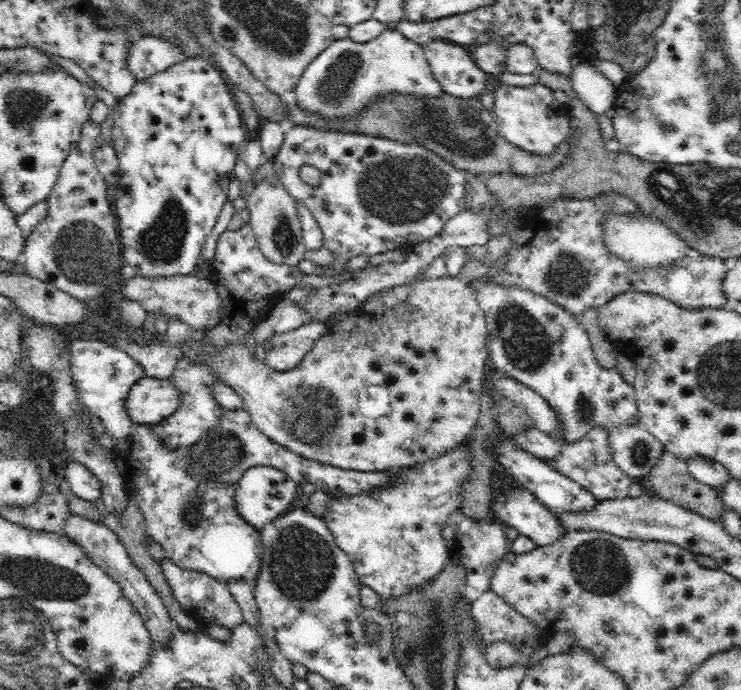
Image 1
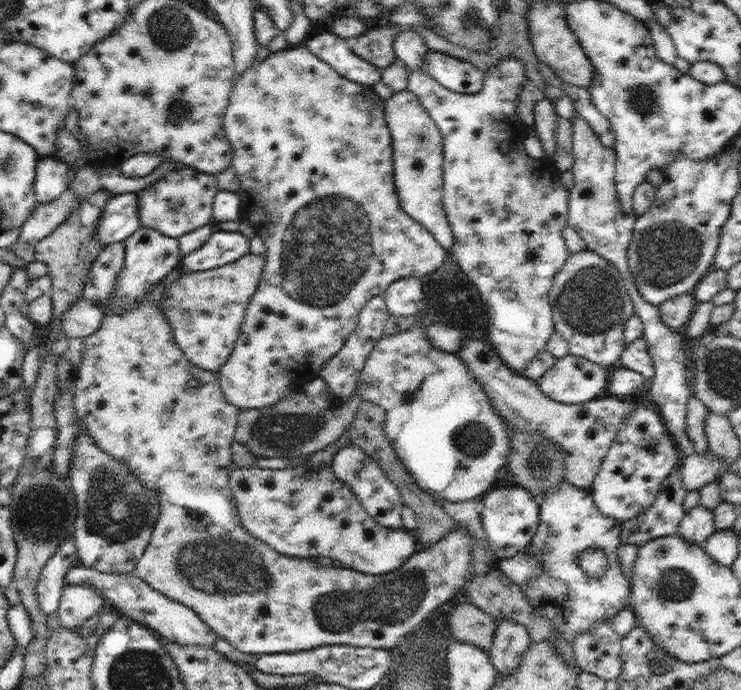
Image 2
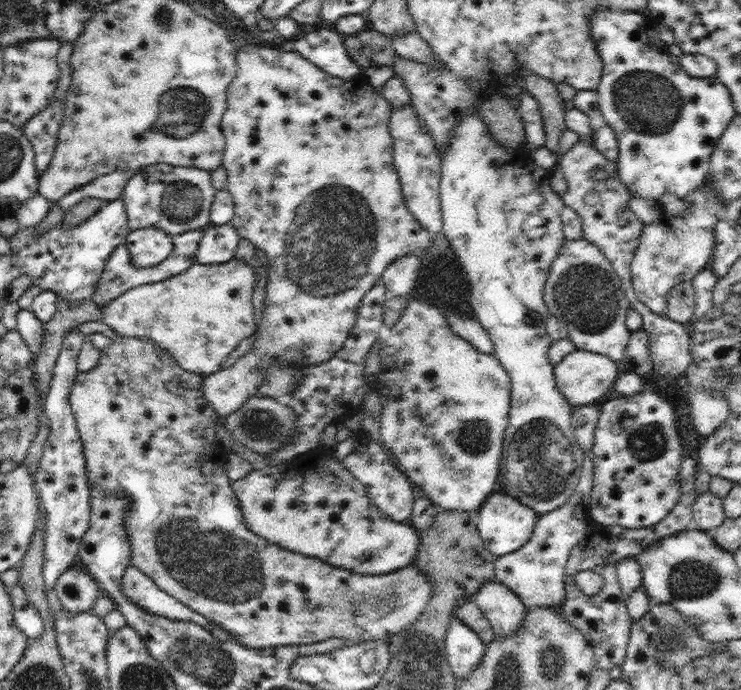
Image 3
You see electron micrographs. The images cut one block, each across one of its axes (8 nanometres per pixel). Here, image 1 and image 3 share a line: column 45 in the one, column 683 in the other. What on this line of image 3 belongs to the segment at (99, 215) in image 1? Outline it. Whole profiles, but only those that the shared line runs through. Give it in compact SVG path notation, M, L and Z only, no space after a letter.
M708 180L692 190L683 201L691 204L690 214L670 217L664 213L660 223L644 226L640 246L631 262L632 286L636 296L660 316L666 316L669 290L680 283L692 282L713 257L715 227L724 212L722 198Z

